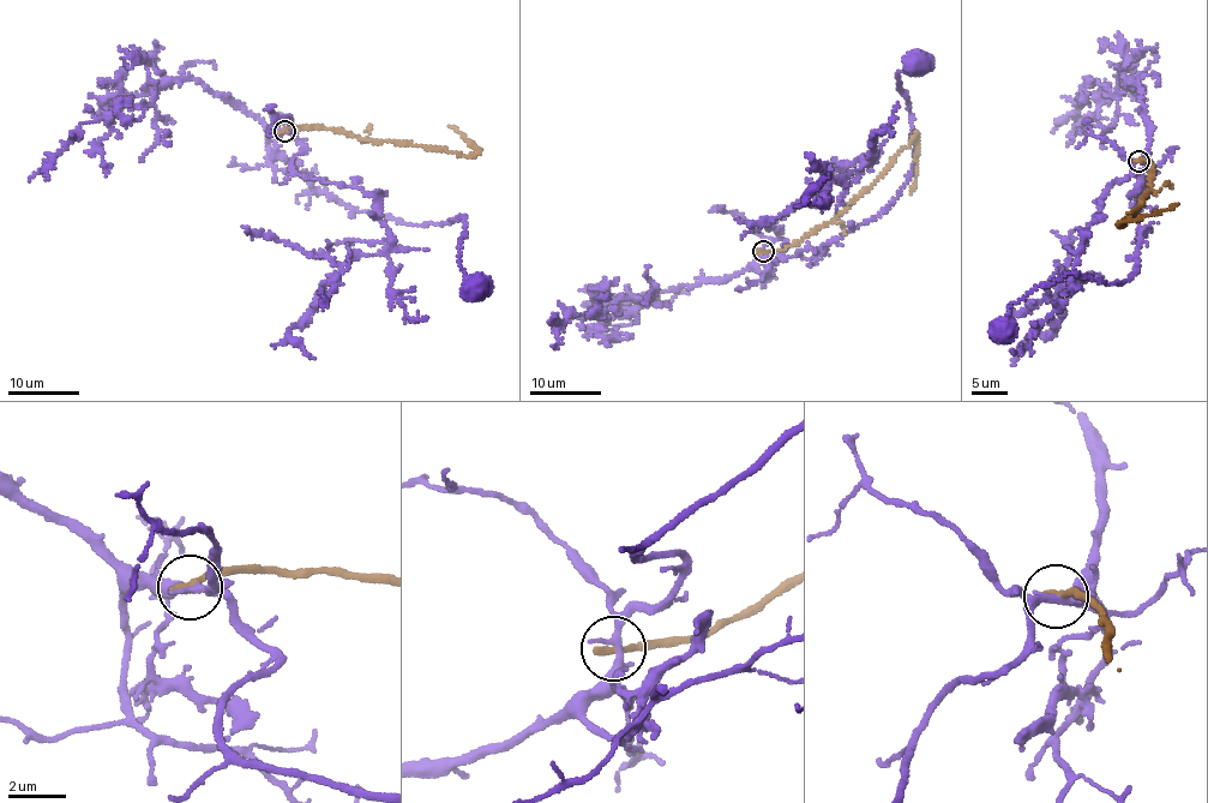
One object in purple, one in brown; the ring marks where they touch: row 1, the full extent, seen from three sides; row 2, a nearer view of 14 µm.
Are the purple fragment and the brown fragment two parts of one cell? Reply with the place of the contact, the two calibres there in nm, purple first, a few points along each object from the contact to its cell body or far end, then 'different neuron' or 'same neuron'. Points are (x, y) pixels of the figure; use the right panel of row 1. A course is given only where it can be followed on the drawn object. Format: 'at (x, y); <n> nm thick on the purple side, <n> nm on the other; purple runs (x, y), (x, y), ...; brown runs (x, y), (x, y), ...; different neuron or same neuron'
at (1139, 161); 240 nm thick on the purple side, 320 nm on the other; purple runs (1137, 160), (1151, 166), (1141, 172), (1139, 267), (1123, 282), (1074, 274), (1043, 285), (1014, 304), (1003, 330); brown runs (1139, 160), (1154, 168), (1152, 189), (1123, 223), (1119, 223), (1179, 203); different neuron

